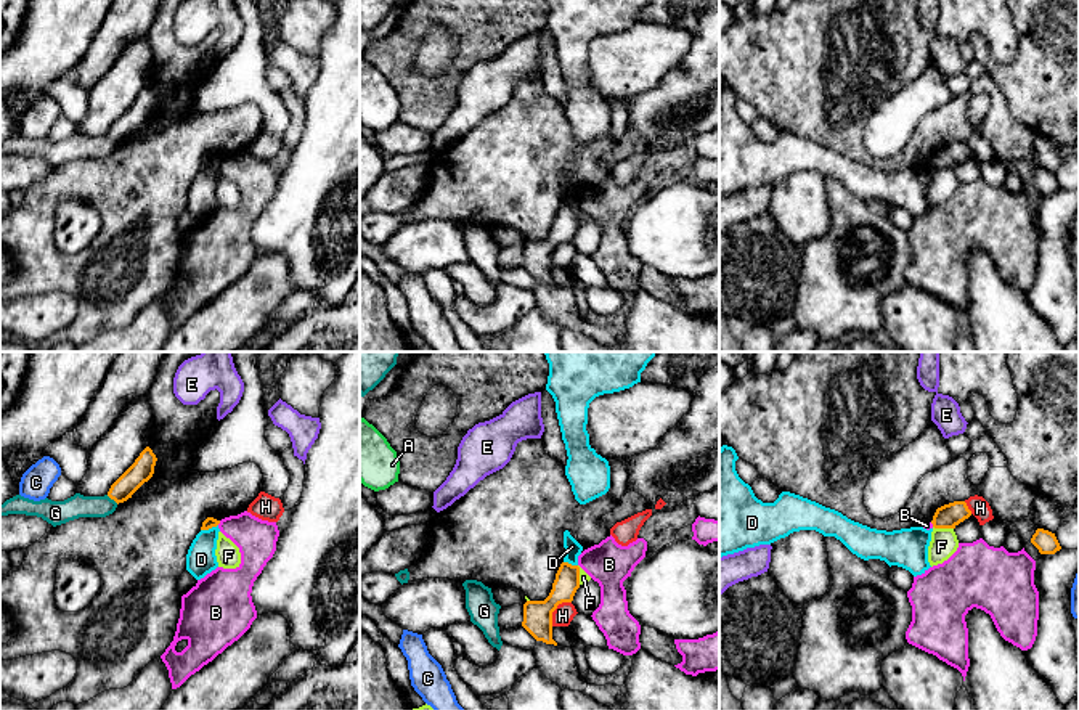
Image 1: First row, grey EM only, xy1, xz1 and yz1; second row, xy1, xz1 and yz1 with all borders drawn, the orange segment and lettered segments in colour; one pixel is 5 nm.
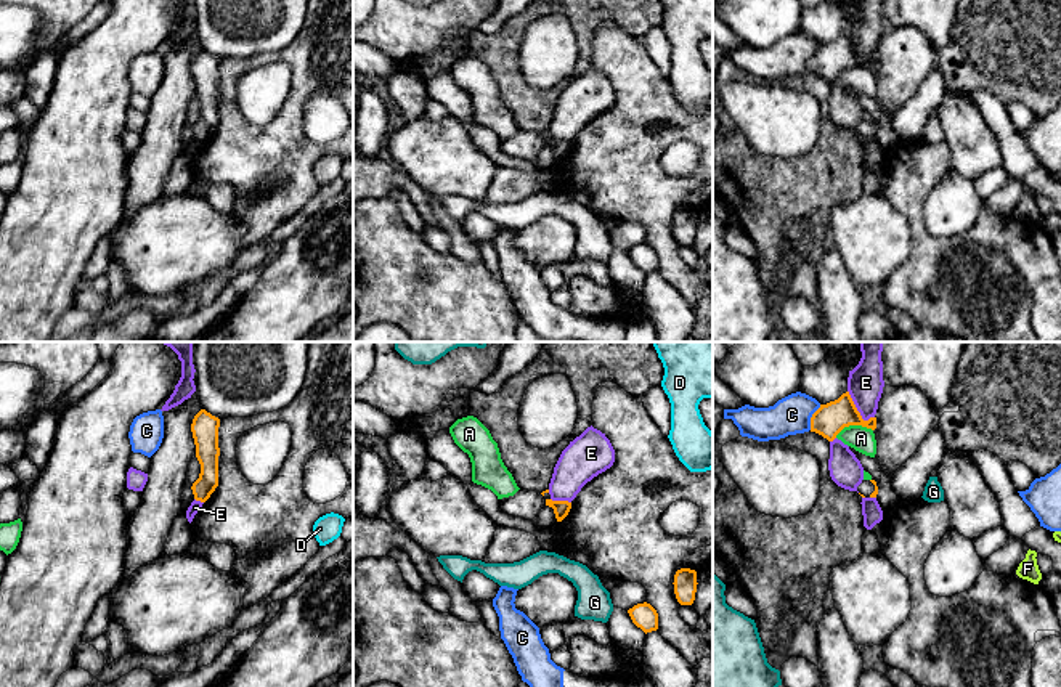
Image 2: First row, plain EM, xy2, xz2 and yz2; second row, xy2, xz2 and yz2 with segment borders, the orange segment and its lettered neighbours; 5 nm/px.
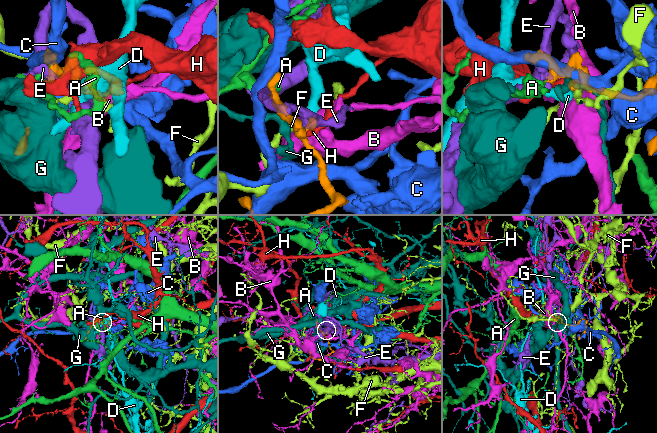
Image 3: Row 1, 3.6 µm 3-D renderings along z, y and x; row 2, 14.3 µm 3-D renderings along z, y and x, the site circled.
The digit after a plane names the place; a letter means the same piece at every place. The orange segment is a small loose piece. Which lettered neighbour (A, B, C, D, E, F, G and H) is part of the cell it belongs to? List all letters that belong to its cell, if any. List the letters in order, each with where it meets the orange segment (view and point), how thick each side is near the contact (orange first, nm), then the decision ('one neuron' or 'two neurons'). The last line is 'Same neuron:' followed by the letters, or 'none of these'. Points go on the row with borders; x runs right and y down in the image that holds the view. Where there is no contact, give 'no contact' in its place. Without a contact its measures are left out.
A: yz2 (853, 424) | 160/120 nm | two neurons
B: xy1 (219, 522) | 60/200 nm | two neurons
C: yz2 (811, 418) | 160/190 nm | two neurons
D: xy1 (209, 527) | 60/150 nm | two neurons
E: yz2 (856, 410) | 160/180 nm | two neurons
F: yz1 (943, 527) | 120/140 nm | two neurons
G: xy1 (113, 498) | 110/120 nm | two neurons
H: xz1 (556, 607) | 140/100 nm | two neurons
Same neuron: none of these

